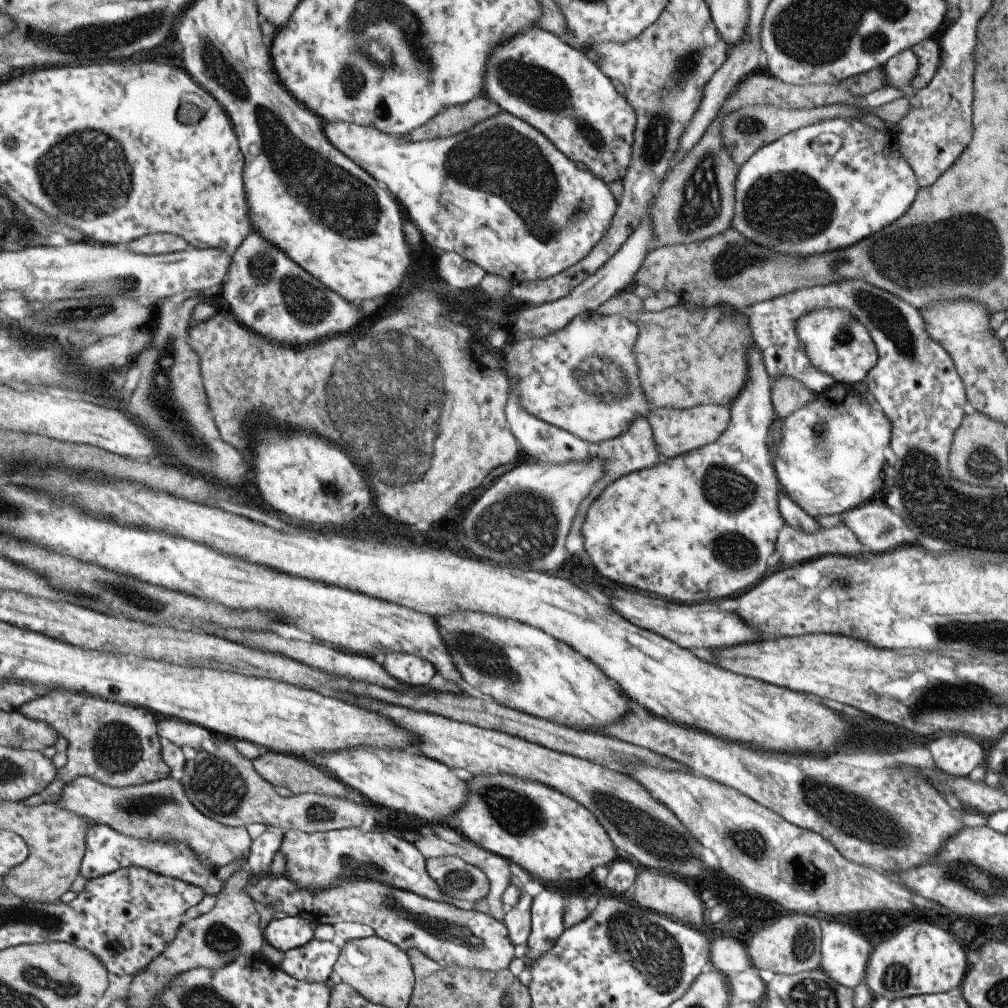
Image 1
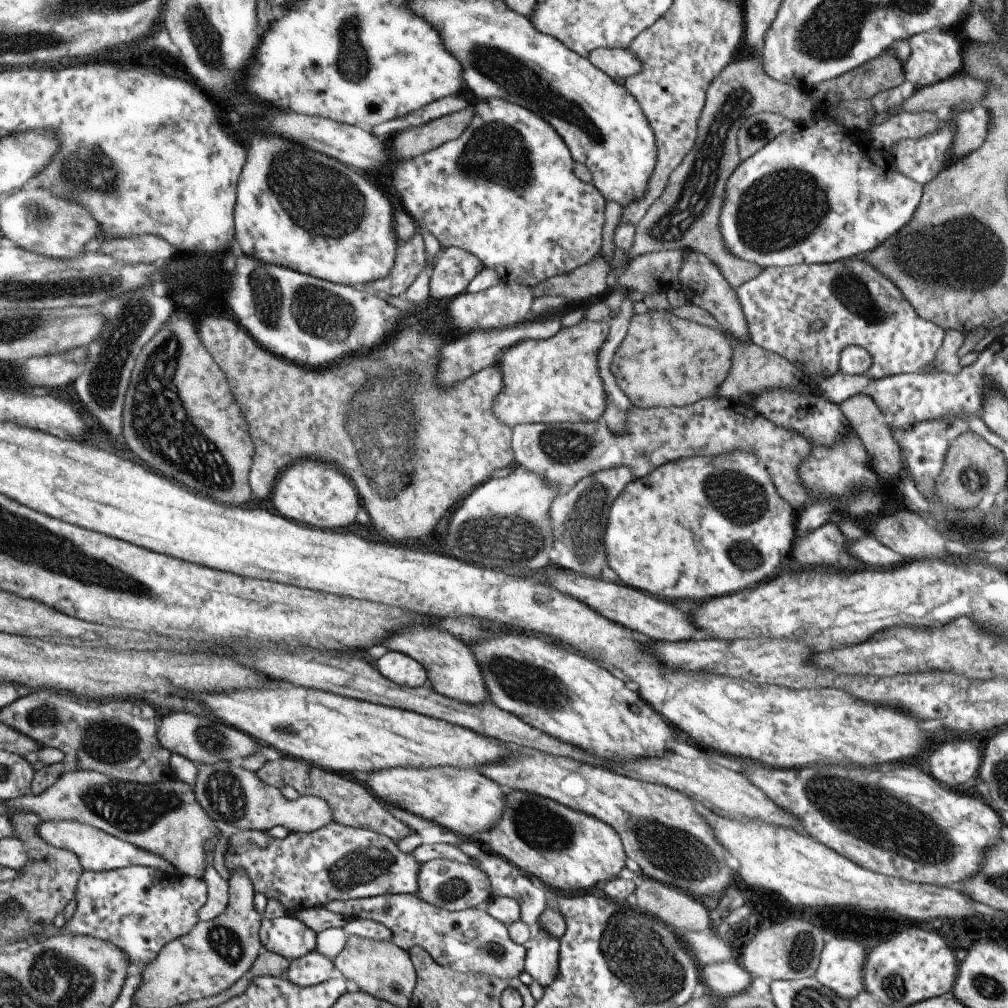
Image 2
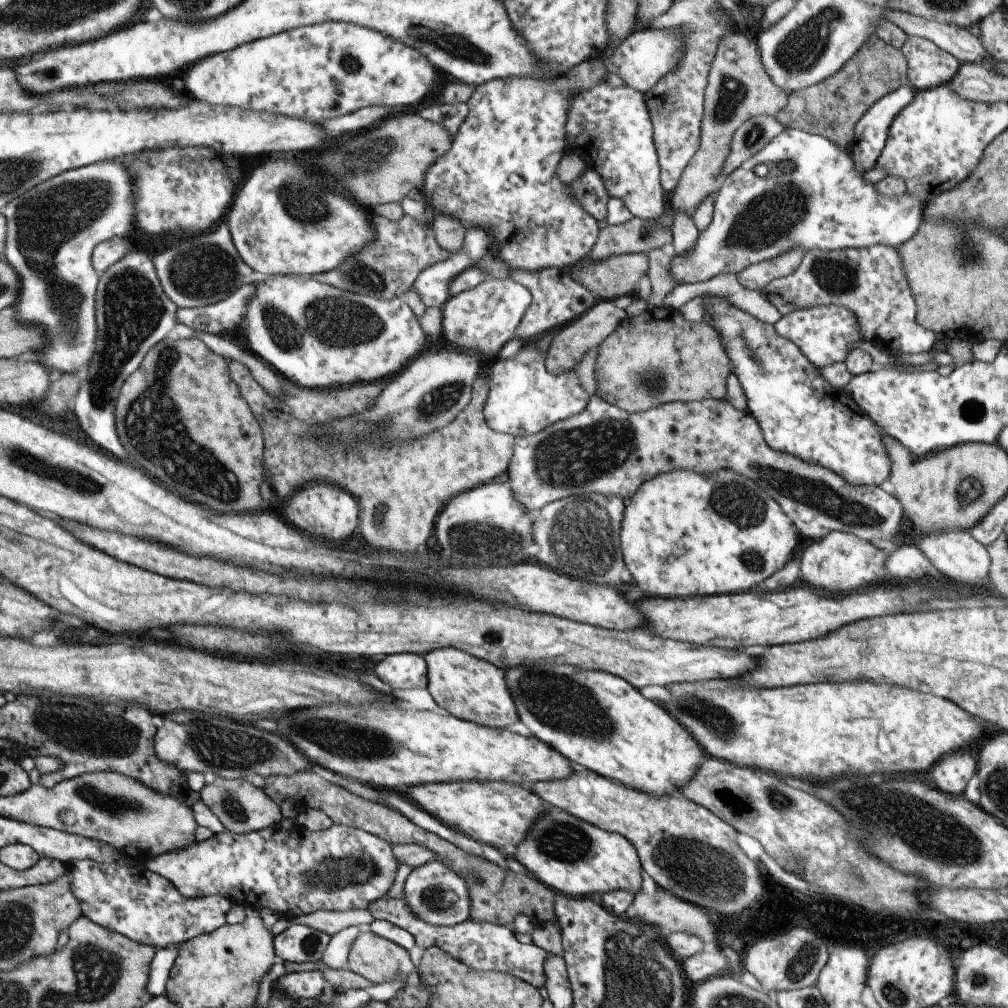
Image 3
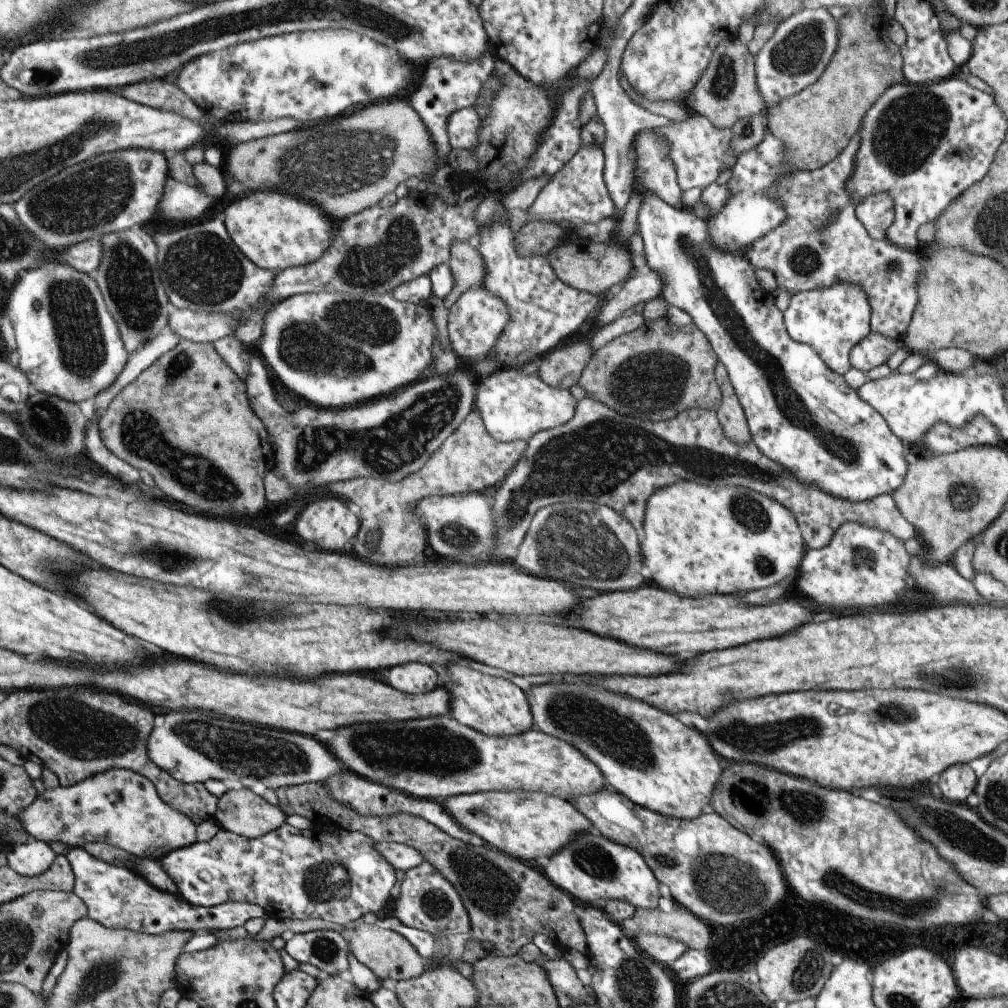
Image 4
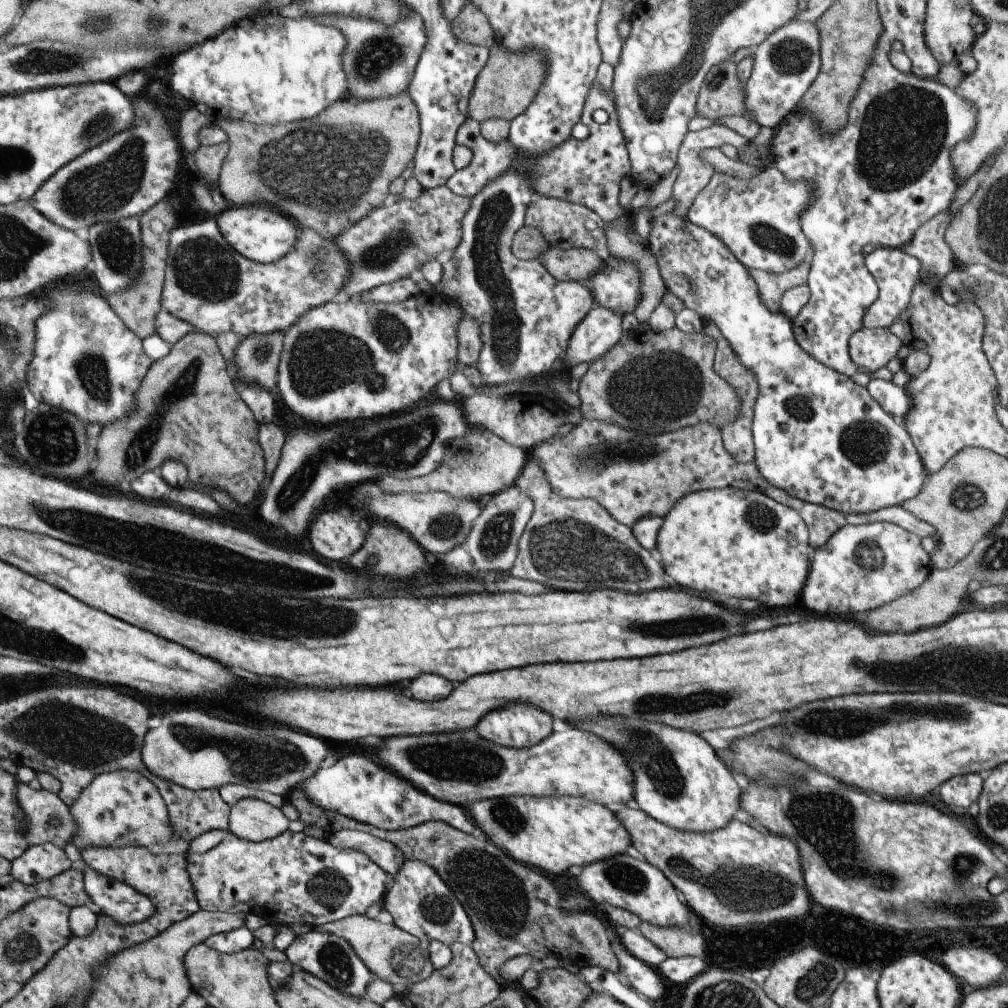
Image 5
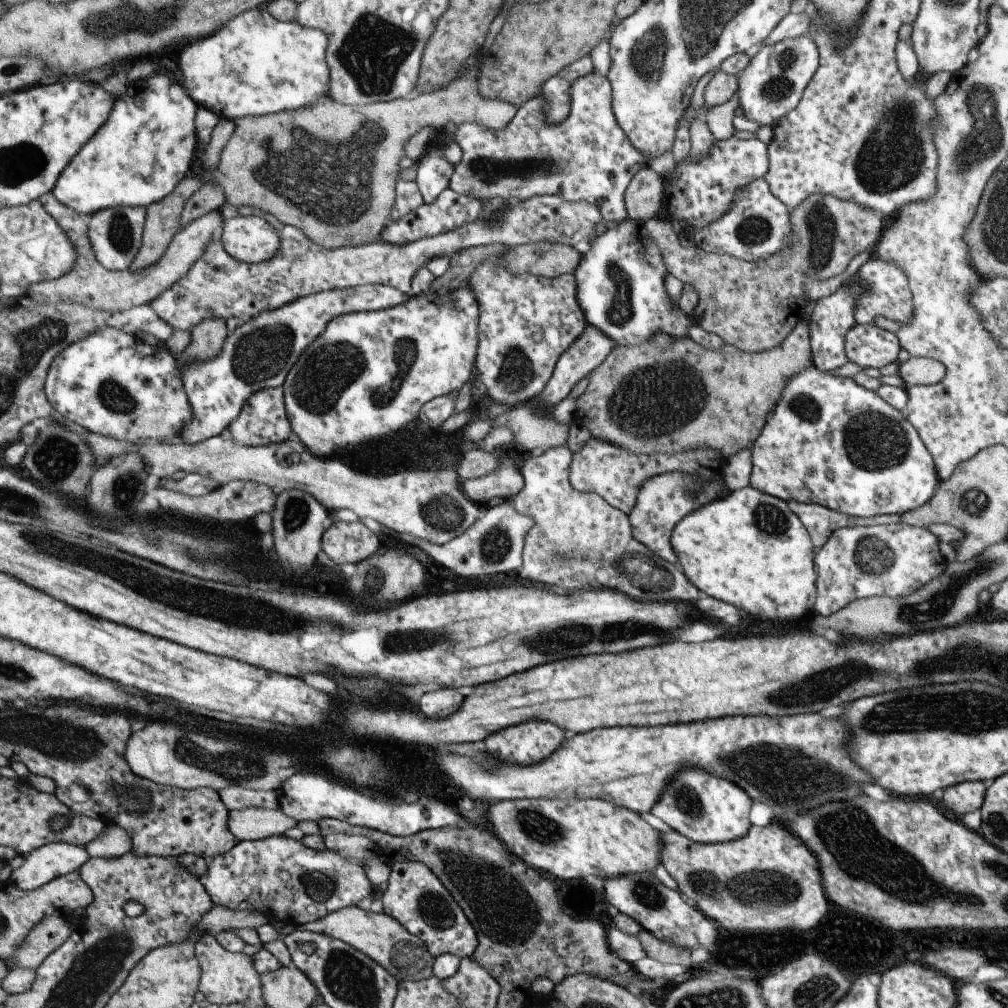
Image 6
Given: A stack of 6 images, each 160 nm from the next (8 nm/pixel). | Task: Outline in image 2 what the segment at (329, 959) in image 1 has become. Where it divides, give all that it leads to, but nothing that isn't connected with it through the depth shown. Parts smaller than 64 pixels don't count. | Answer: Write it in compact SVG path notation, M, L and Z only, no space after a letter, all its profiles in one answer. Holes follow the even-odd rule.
M313 951L301 959L292 959L285 977L293 981L293 984L313 987L327 982L336 974L336 964L321 953Z

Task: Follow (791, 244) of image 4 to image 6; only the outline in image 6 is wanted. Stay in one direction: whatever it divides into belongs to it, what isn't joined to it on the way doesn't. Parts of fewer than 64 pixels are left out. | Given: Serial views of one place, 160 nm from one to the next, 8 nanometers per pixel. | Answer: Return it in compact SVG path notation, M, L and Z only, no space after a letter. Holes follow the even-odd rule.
M757 179L752 183L741 187L734 193L730 209L720 216L715 222L708 224L707 227L693 230L693 242L695 247L699 247L708 253L718 255L729 255L738 259L755 262L760 258L769 256L774 252L780 251L785 245L785 241L790 235L790 222L788 219L789 208L787 208L777 197L769 192L768 184L765 179ZM871 255L852 276L860 281L866 291L859 293L854 300L853 316L857 324L869 324L874 316L884 316L896 323L906 324L913 316L912 294L905 275L897 265L883 263L881 259Z

